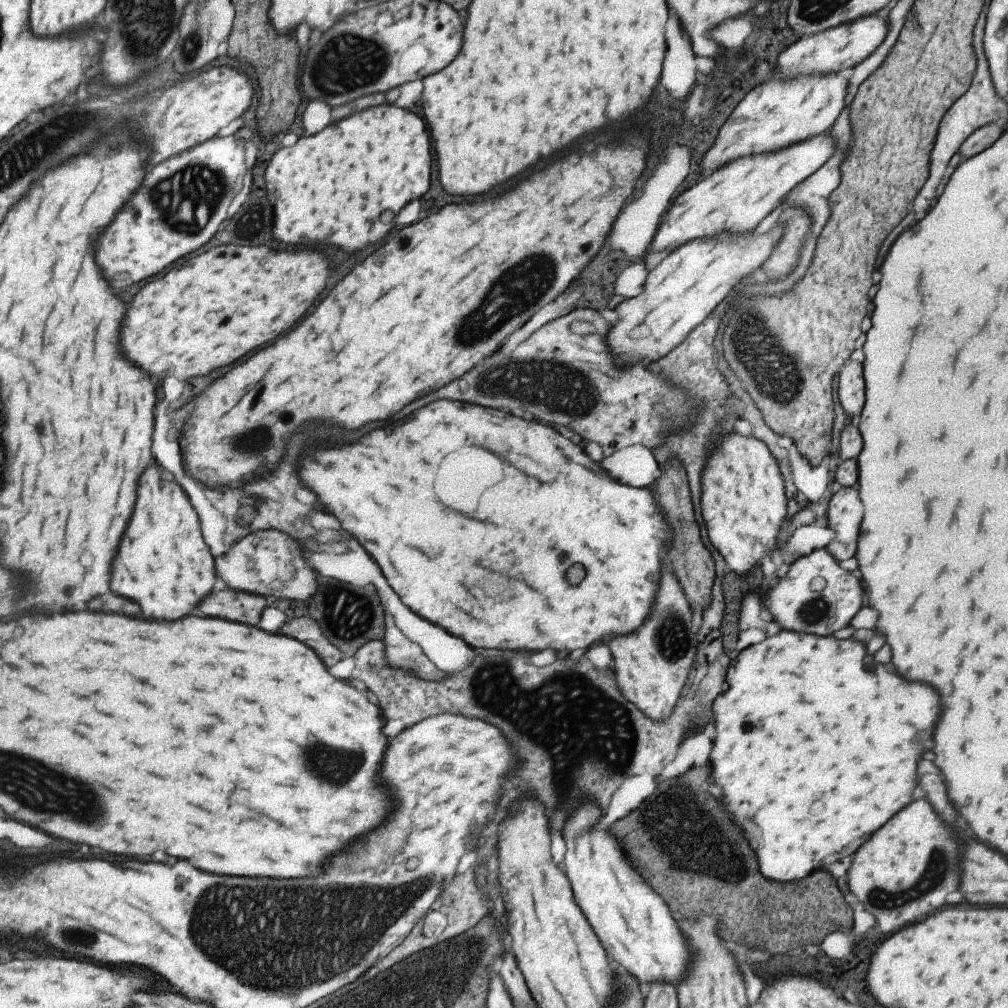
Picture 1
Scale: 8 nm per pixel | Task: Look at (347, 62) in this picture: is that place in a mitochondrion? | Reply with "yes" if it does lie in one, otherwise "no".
yes

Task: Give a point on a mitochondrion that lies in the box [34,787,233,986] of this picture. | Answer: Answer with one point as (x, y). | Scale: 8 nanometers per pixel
(68, 935)

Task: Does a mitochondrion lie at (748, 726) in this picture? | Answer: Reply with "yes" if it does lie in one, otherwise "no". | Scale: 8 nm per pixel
no

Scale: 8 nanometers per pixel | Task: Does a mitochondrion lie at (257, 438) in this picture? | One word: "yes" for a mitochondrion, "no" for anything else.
yes

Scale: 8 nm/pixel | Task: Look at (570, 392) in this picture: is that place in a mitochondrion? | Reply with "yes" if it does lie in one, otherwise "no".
yes

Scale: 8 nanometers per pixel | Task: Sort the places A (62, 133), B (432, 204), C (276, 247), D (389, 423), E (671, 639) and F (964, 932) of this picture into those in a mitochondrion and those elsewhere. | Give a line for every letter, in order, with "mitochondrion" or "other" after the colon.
A: mitochondrion
B: other
C: other
D: other
E: mitochondrion
F: other

